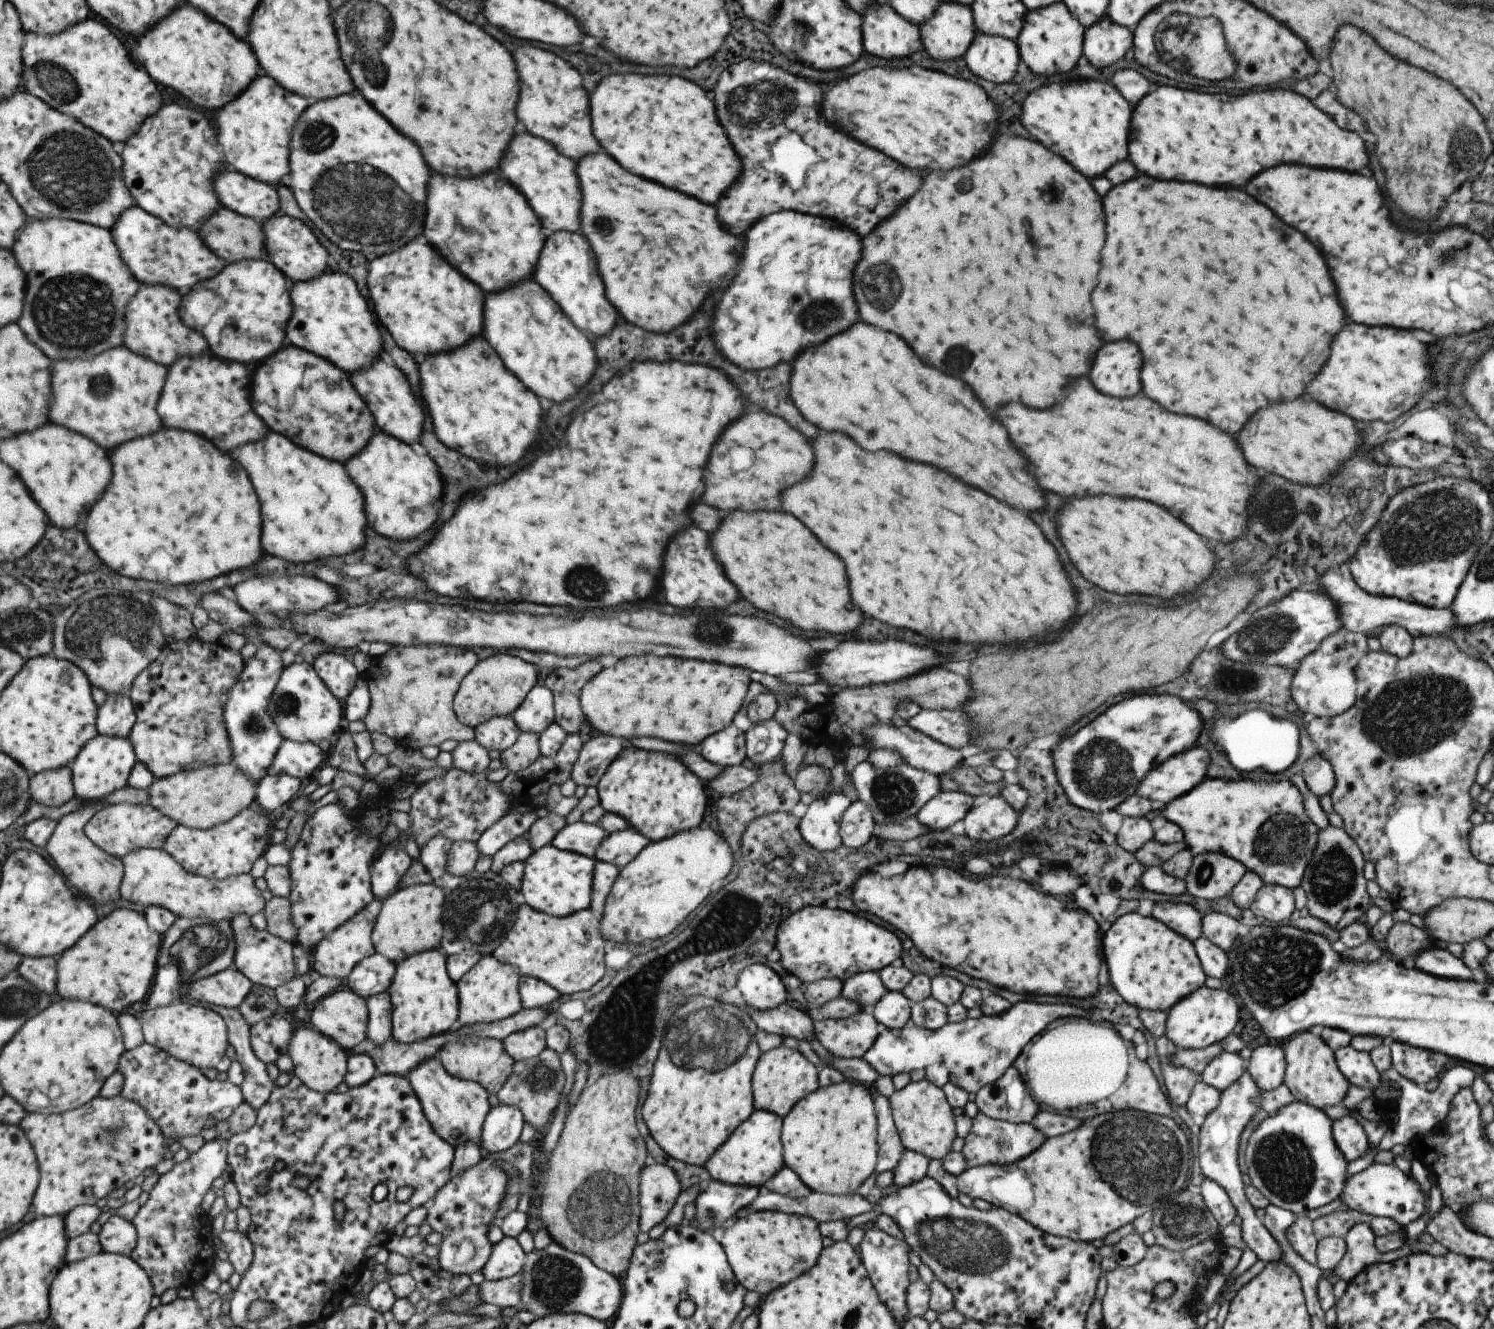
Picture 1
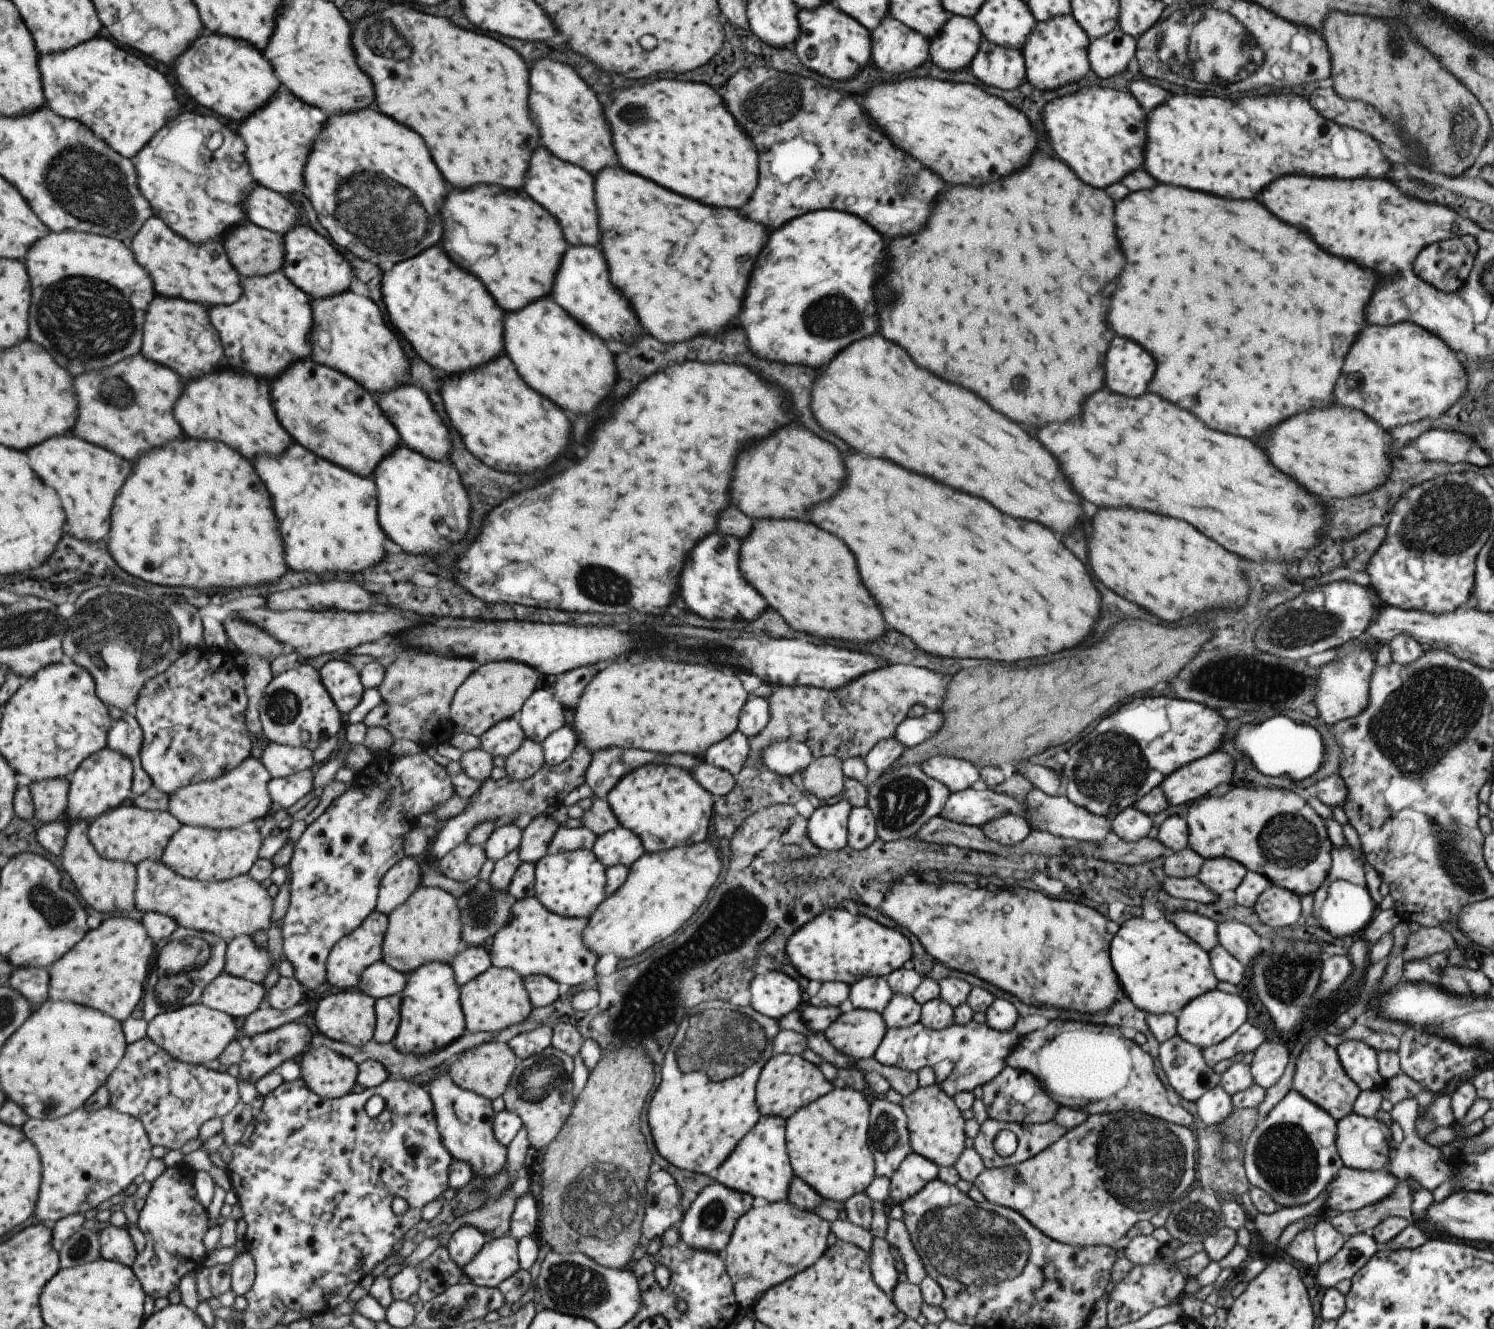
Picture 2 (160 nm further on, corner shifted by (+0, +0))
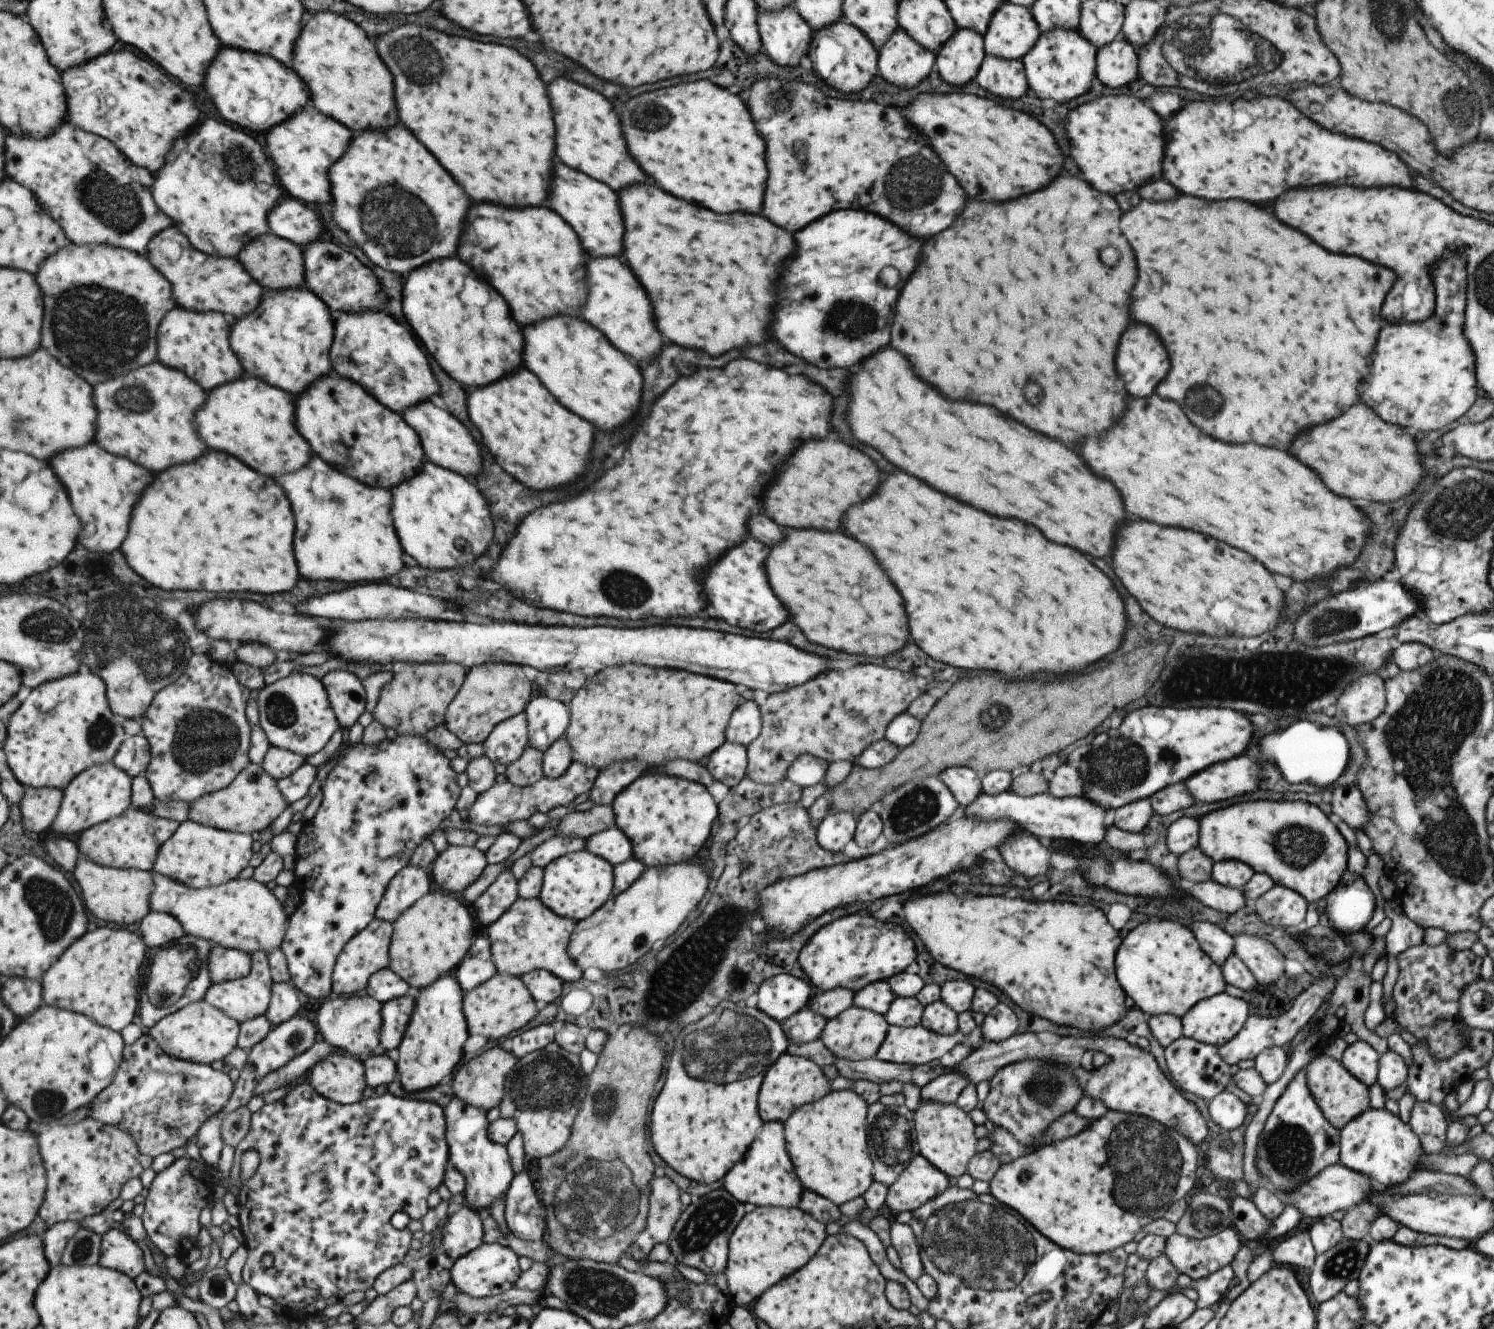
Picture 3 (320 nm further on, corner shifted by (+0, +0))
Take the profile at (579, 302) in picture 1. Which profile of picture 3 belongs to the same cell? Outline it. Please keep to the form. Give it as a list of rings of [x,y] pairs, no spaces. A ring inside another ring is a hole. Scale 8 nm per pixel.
[[[595,258],[587,266],[587,302],[581,312],[583,318],[601,330],[601,334],[623,354],[635,360],[653,360],[661,350],[661,336],[651,324],[651,304],[631,270],[617,258]]]

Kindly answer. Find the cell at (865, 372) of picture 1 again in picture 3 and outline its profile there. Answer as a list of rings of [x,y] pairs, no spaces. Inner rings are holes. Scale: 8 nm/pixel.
[[[883,348],[879,350],[877,354],[869,356],[863,364],[861,364],[861,370],[857,374],[851,376],[849,380],[849,390],[853,390],[853,402],[849,402],[849,412],[847,412],[847,422],[851,426],[851,432],[853,436],[859,440],[859,442],[865,442],[867,446],[875,448],[877,452],[881,452],[889,462],[895,464],[897,468],[901,468],[904,472],[923,480],[925,484],[933,486],[936,490],[957,498],[960,502],[965,504],[971,504],[974,508],[979,508],[988,514],[994,516],[1001,516],[1002,518],[1019,518],[1019,520],[1025,521],[1028,524],[1033,524],[1037,527],[1047,538],[1056,544],[1065,544],[1065,546],[1071,546],[1083,552],[1083,554],[1089,554],[1093,558],[1103,558],[1103,556],[1109,556],[1111,554],[1111,548],[1113,548],[1113,536],[1115,536],[1115,530],[1123,524],[1125,520],[1125,508],[1121,504],[1121,496],[1117,492],[1117,488],[1105,480],[1105,478],[1097,478],[1095,474],[1091,474],[1091,470],[1085,466],[1083,468],[1083,462],[1079,458],[1079,454],[1075,454],[1073,450],[1065,448],[1061,442],[1055,442],[1055,440],[1049,440],[1037,432],[1031,432],[1027,430],[1025,426],[1013,422],[1011,418],[1005,418],[1003,414],[997,414],[997,410],[993,410],[991,406],[981,406],[981,404],[969,404],[969,402],[951,402],[951,400],[945,400],[939,392],[935,392],[929,384],[923,384],[919,378],[915,378],[915,374],[911,372],[907,360],[895,352],[893,348]]]

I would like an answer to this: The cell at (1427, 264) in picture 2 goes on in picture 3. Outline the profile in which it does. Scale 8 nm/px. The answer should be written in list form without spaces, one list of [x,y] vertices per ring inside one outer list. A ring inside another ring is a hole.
[[[1449,258],[1433,266],[1433,286],[1435,286],[1435,312],[1423,322],[1411,324],[1387,324],[1377,336],[1375,356],[1371,362],[1371,374],[1361,390],[1361,402],[1367,404],[1375,414],[1385,420],[1399,424],[1403,428],[1421,428],[1421,432],[1437,430],[1467,412],[1475,402],[1477,380],[1473,368],[1473,353],[1464,335],[1463,310],[1465,308],[1465,268],[1461,258]]]

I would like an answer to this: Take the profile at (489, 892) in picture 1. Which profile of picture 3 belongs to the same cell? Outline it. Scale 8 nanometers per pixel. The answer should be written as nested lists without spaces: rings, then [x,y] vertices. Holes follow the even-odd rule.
[[[572,761],[567,771],[557,779],[542,777],[535,785],[527,787],[515,787],[508,781],[494,785],[485,793],[476,797],[473,805],[468,809],[467,820],[475,825],[498,826],[506,825],[512,821],[527,821],[533,814],[548,813],[552,809],[563,806],[567,807],[577,796],[590,793],[593,782],[598,778],[596,769],[575,763]]]

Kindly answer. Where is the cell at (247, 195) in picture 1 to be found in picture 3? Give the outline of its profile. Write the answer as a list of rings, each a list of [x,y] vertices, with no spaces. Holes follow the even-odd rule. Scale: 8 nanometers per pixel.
[[[286,196],[280,201],[280,204],[270,214],[270,232],[280,238],[296,243],[298,246],[309,247],[313,242],[323,240],[323,222],[319,218],[319,214],[315,212],[313,207],[309,207],[307,203],[303,203],[299,199]]]

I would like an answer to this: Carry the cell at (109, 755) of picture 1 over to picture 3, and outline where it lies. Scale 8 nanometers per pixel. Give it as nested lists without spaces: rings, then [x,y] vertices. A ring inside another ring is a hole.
[[[114,763],[88,769],[75,778],[72,785],[64,791],[64,801],[50,833],[78,839],[96,825],[122,816],[133,807],[132,783],[132,776],[126,771],[120,770]]]

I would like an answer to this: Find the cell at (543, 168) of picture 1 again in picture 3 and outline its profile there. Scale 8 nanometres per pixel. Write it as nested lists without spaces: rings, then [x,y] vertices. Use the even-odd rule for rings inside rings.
[[[557,162],[553,166],[553,188],[549,192],[549,206],[575,230],[581,240],[581,248],[591,256],[619,256],[623,252],[623,220],[619,212],[619,200],[609,186],[589,178],[579,170],[571,170]]]

